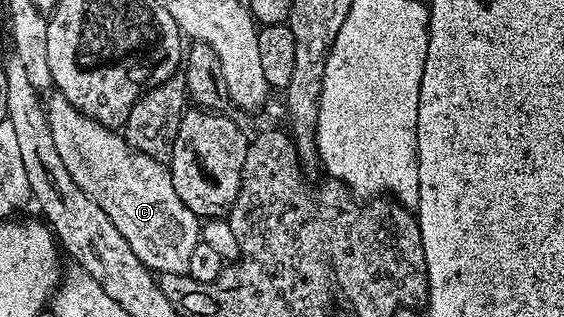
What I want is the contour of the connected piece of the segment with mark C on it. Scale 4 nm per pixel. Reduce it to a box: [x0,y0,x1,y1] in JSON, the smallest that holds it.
[45,92,201,274]

